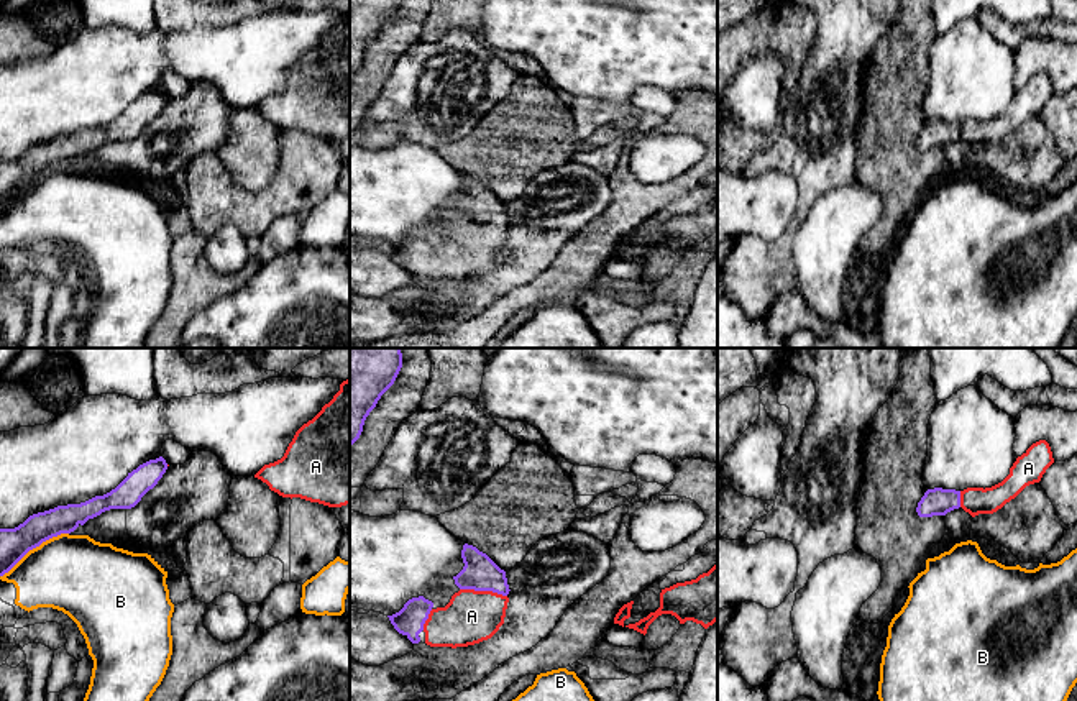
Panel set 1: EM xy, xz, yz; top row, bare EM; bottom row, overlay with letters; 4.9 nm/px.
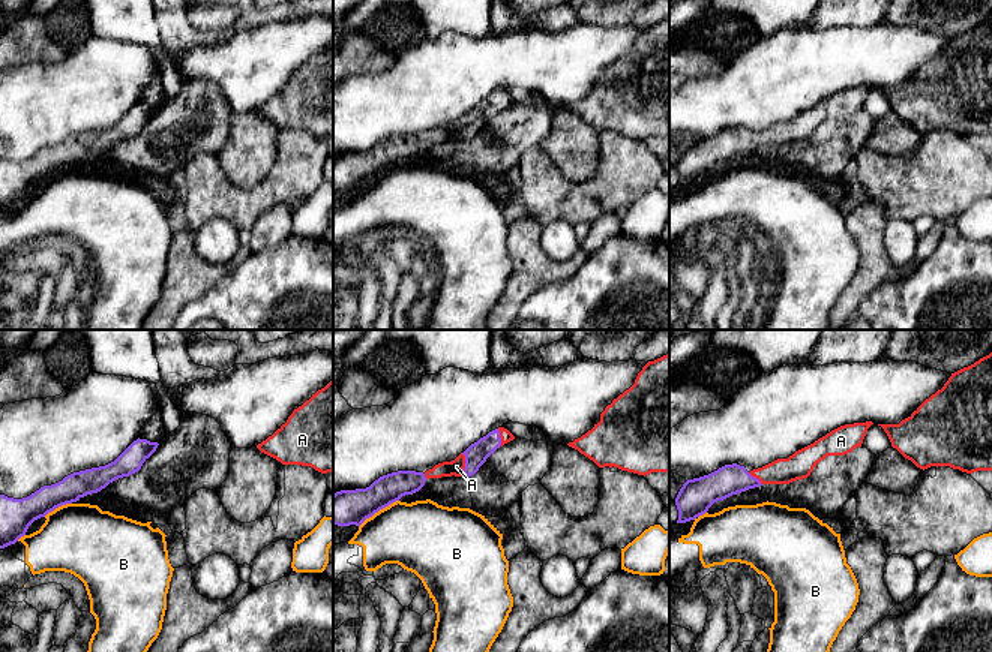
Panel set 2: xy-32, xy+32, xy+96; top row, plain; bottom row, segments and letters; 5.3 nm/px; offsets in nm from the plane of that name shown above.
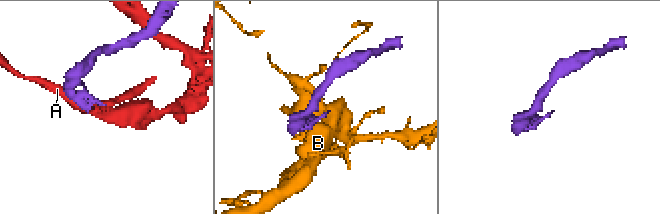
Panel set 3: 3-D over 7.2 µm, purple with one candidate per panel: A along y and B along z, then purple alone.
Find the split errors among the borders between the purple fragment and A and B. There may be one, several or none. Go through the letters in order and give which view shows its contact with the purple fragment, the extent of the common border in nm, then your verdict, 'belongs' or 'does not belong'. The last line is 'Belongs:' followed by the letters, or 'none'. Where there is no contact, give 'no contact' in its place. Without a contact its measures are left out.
A: xz | 240 nm | belongs
B: xy | 400 nm | does not belong
Belongs: A

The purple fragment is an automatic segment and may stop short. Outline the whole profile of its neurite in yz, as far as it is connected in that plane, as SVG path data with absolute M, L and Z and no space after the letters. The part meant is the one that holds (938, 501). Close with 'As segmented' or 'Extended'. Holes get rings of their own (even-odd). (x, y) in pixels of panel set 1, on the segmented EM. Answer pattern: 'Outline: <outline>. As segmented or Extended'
Outline: M1046 440L1033 443L1010 468L1010 474L992 488L967 488L964 491L934 488L928 489L918 502L919 517L946 515L962 507L972 517L993 514L1015 499L1026 486L1039 483L1054 463Z. Extended

